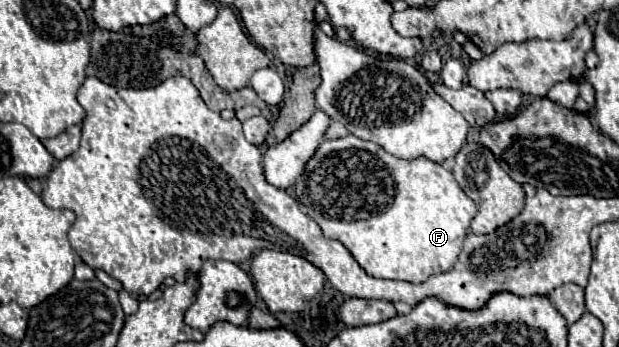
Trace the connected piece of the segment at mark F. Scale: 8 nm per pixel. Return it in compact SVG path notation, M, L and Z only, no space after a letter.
M354 135L342 139L324 139L308 161L304 173L294 183L302 211L312 217L322 233L340 241L358 265L380 279L402 279L422 283L430 275L450 271L462 251L462 241L468 235L476 203L460 189L454 175L442 165L428 159L406 161L390 155L372 141L362 141Z

